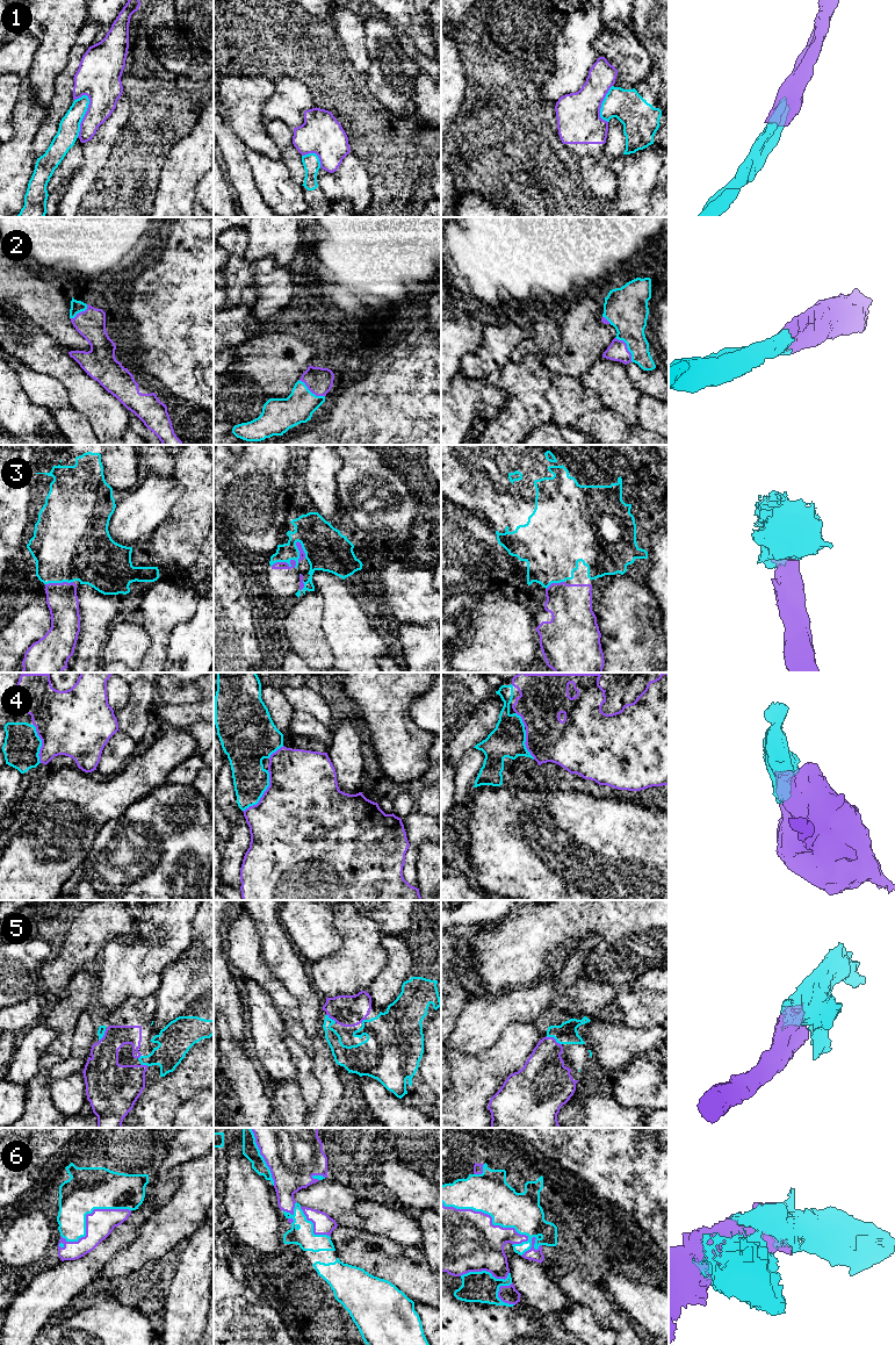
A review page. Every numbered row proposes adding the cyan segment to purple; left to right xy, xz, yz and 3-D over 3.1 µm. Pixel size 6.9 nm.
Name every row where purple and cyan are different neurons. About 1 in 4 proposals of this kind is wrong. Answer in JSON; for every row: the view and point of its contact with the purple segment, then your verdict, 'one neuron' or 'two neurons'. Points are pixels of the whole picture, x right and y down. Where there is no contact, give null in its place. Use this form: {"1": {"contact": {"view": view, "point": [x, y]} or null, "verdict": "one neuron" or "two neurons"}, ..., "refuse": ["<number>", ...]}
{"1": {"contact": {"view": "xy", "point": [85, 115]}, "verdict": "two neurons"}, "2": {"contact": {"view": "xz", "point": [311, 392]}, "verdict": "one neuron"}, "3": {"contact": {"view": "xz", "point": [295, 561]}, "verdict": "one neuron"}, "4": {"contact": {"view": "xz", "point": [264, 793]}, "verdict": "one neuron"}, "5": {"contact": {"view": "yz", "point": [554, 1038]}, "verdict": "one neuron"}, "6": {"contact": {"view": "yz", "point": [486, 1214]}, "verdict": "one neuron"}, "refuse": ["1"]}

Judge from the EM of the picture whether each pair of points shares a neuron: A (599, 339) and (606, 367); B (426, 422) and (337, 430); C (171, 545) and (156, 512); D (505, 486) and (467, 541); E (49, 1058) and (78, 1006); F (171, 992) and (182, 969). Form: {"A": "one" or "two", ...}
{"A": "two", "B": "two", "C": "two", "D": "two", "E": "two", "F": "one"}

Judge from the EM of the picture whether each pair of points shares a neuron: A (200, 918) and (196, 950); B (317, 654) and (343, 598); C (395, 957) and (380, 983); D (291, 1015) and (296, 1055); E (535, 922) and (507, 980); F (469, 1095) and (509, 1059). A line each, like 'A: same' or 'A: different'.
A: same
B: different
C: same
D: different
E: same
F: same

